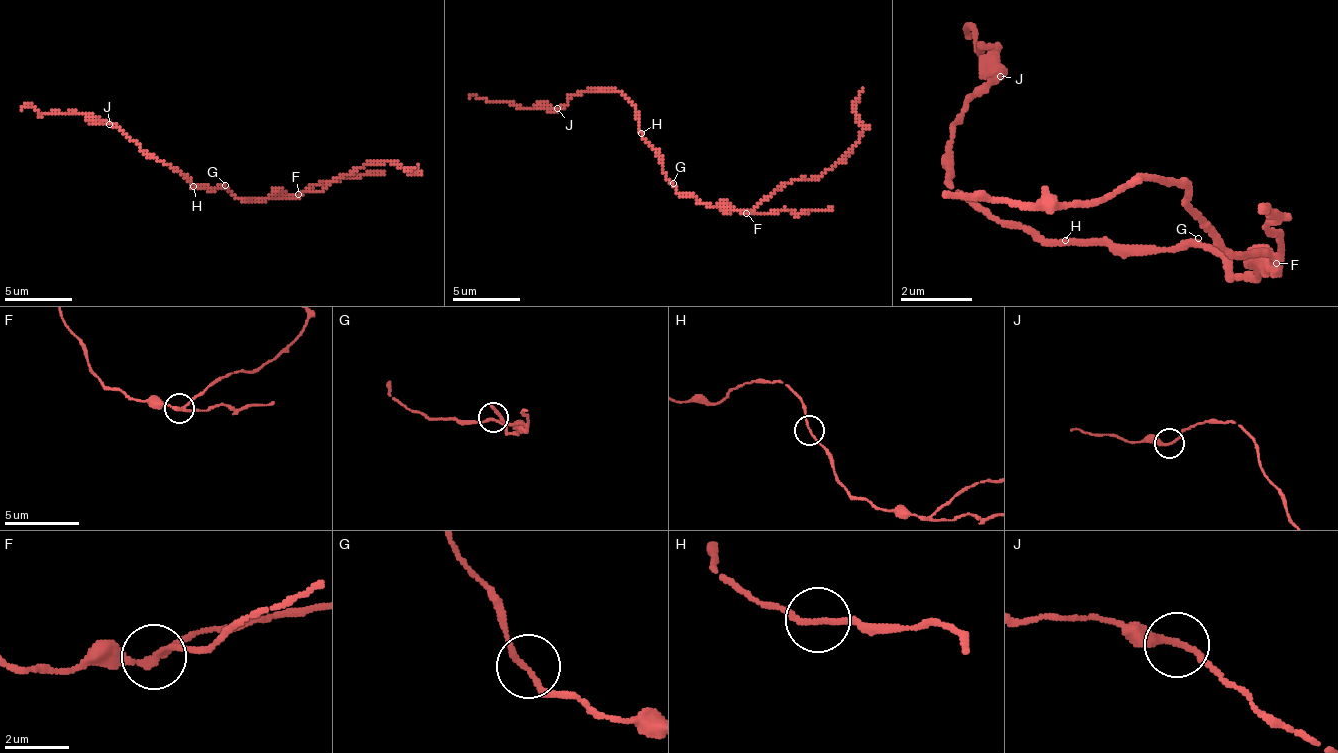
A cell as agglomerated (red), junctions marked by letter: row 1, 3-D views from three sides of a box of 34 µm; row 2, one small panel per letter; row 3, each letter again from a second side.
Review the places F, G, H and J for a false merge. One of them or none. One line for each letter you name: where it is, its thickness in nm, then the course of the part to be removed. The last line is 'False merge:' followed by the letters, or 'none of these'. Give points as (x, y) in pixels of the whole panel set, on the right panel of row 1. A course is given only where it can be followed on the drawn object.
F: place (1276, 263); calibre 180 nm; course (1279, 265), (1198, 220), (1180, 184), (1144, 175), (1081, 202), (973, 202), (946, 193)
False merge: F

